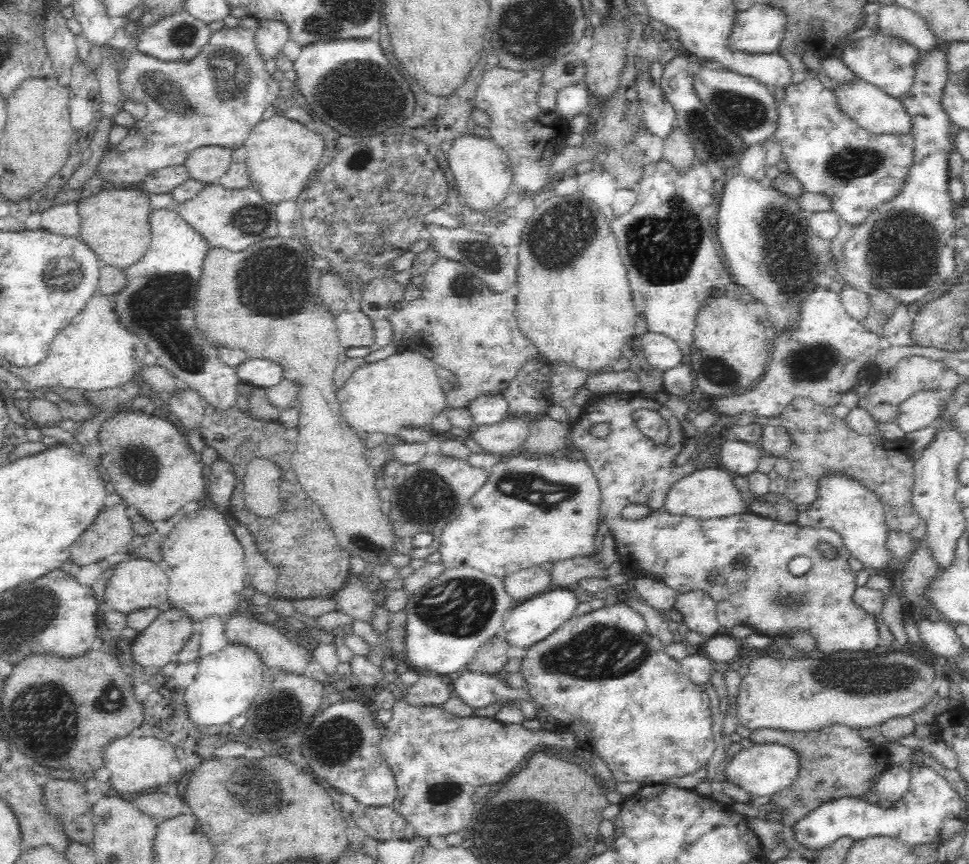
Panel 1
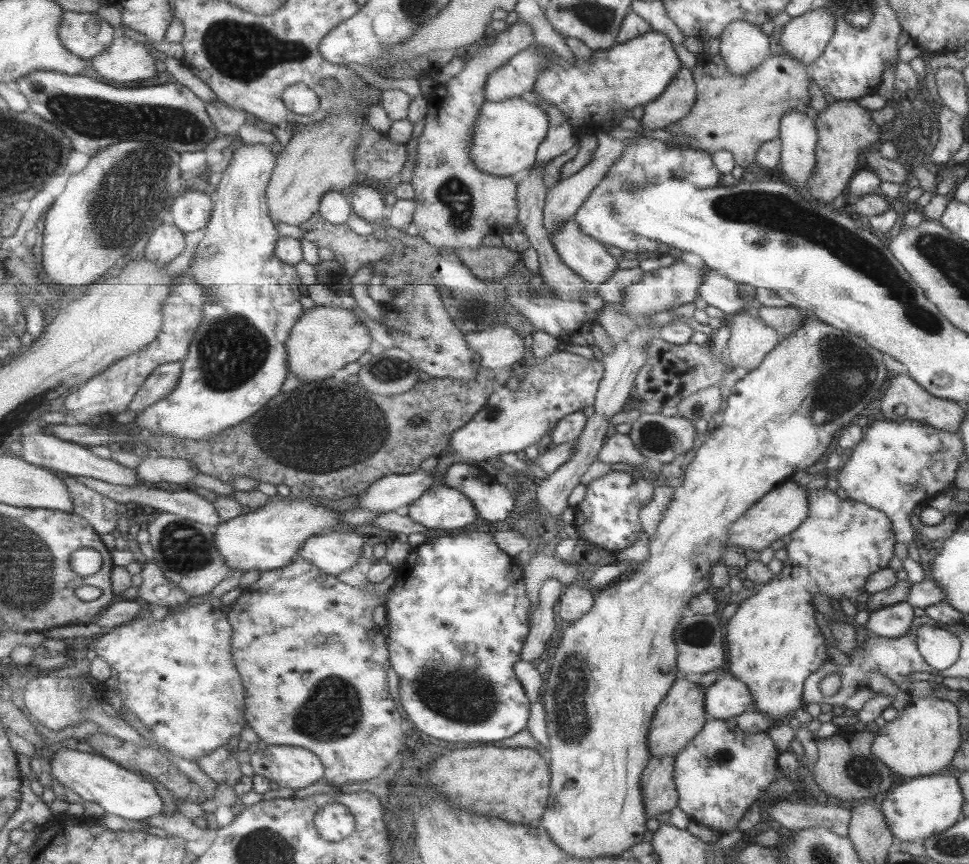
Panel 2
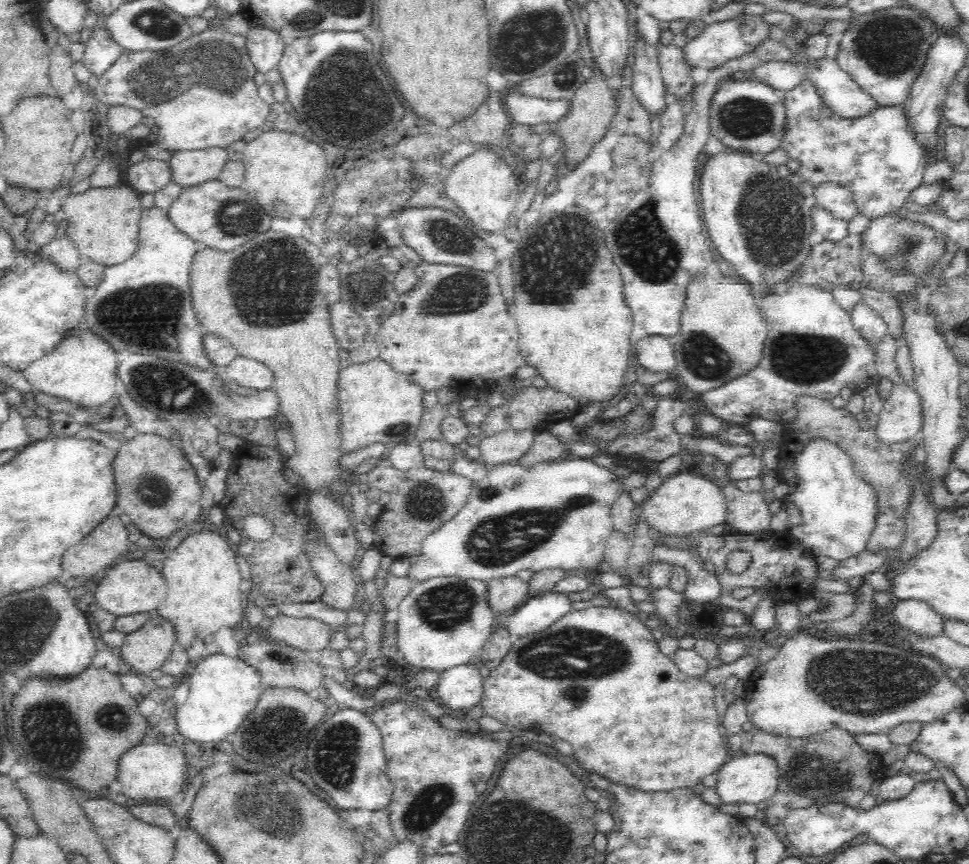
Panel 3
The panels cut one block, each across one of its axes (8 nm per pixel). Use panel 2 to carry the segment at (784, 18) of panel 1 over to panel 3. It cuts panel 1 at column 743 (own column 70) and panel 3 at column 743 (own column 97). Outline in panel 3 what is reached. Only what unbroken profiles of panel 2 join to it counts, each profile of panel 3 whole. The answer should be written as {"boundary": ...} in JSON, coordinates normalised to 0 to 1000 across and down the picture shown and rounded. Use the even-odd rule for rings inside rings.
{"boundary":[[[767,14],[757,21],[735,24],[704,57],[713,75],[735,81],[745,78],[749,72],[762,69],[785,56],[795,45],[797,29],[786,17]]]}

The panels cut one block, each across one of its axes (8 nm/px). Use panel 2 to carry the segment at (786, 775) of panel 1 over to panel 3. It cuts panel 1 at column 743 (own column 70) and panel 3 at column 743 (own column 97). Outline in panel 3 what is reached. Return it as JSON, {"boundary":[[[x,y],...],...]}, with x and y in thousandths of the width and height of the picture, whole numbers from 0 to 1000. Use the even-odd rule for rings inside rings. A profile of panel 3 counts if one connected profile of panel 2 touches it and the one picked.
{"boundary":[[[774,872],[755,875],[740,891],[740,918],[748,929],[791,928],[803,917],[805,910],[805,885],[795,872]]]}

